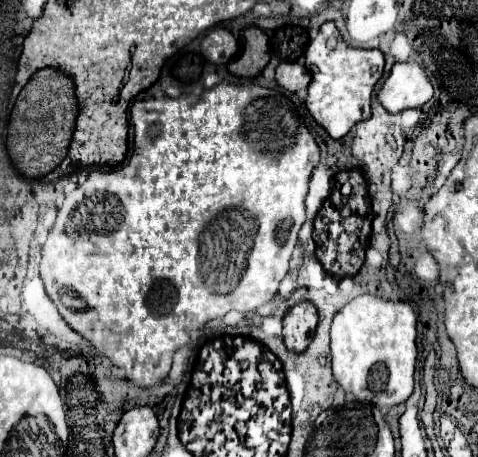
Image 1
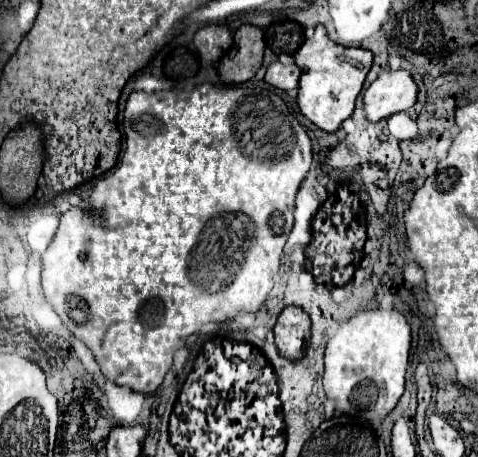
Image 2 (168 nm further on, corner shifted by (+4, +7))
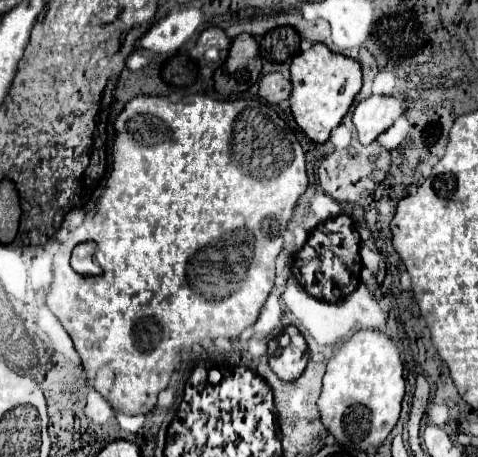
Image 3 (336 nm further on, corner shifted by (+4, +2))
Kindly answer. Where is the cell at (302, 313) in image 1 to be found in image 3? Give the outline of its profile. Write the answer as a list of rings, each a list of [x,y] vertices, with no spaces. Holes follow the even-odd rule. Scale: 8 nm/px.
[[[294,325],[286,327],[284,333],[290,337],[288,351],[280,351],[278,355],[274,355],[276,349],[272,349],[270,351],[270,367],[282,381],[296,381],[306,367],[308,345],[306,345],[306,339],[302,337],[302,333]]]

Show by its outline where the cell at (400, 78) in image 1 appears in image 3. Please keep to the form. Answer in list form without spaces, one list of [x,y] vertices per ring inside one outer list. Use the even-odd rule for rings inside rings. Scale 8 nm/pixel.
[[[370,95],[354,109],[354,125],[362,145],[372,143],[404,113],[404,99],[396,95]]]

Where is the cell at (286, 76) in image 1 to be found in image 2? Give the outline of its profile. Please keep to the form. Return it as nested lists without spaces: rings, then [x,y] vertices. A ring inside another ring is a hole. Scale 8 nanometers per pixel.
[[[280,60],[270,64],[268,72],[264,76],[266,84],[270,84],[282,92],[298,88],[298,80],[300,80],[300,68],[296,64],[282,64]]]

